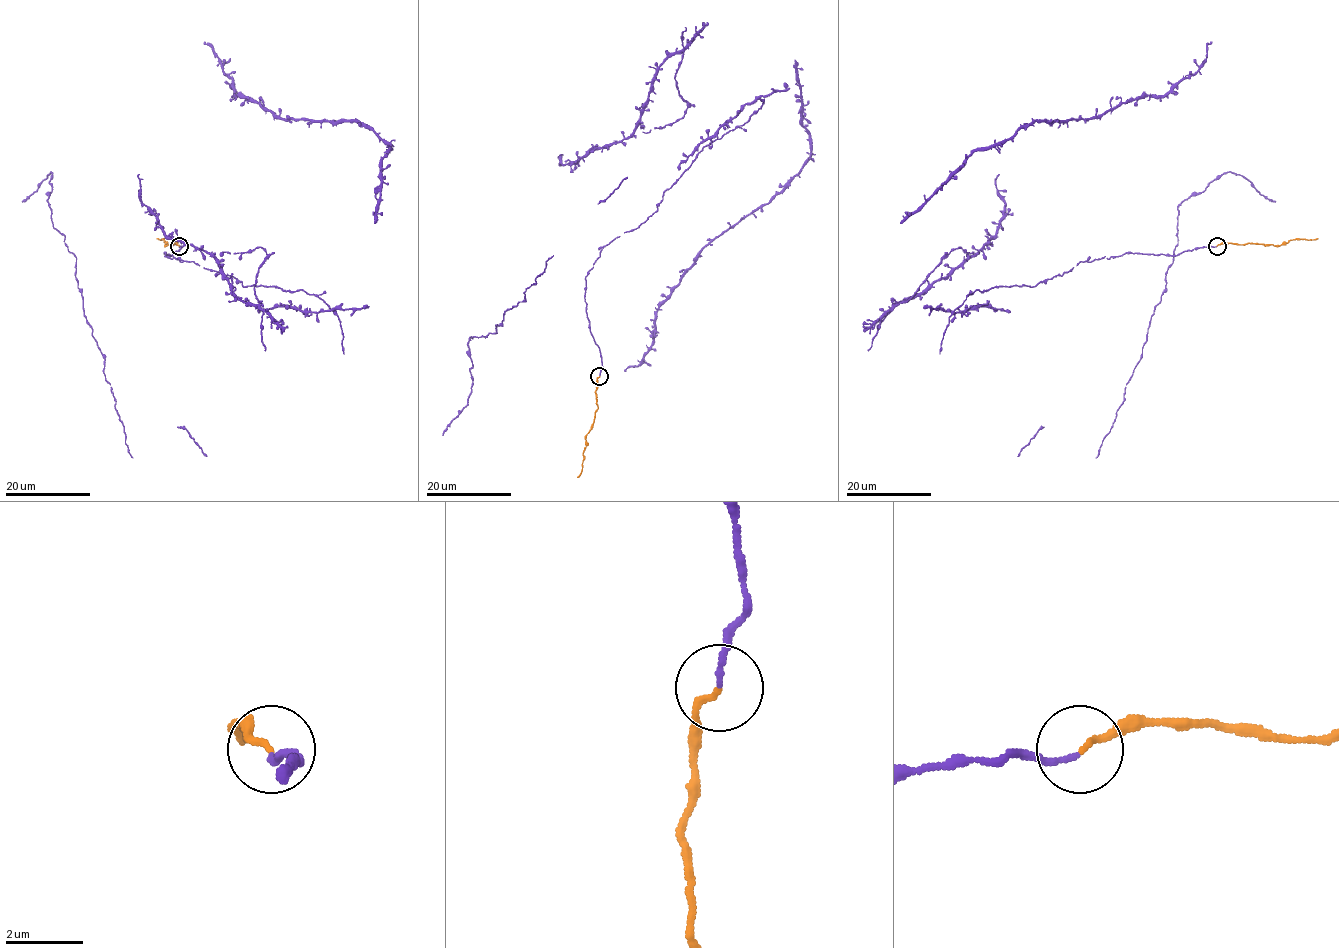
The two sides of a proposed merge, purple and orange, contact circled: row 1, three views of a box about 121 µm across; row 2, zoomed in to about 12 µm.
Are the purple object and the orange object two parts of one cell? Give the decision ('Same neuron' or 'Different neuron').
Same neuron

